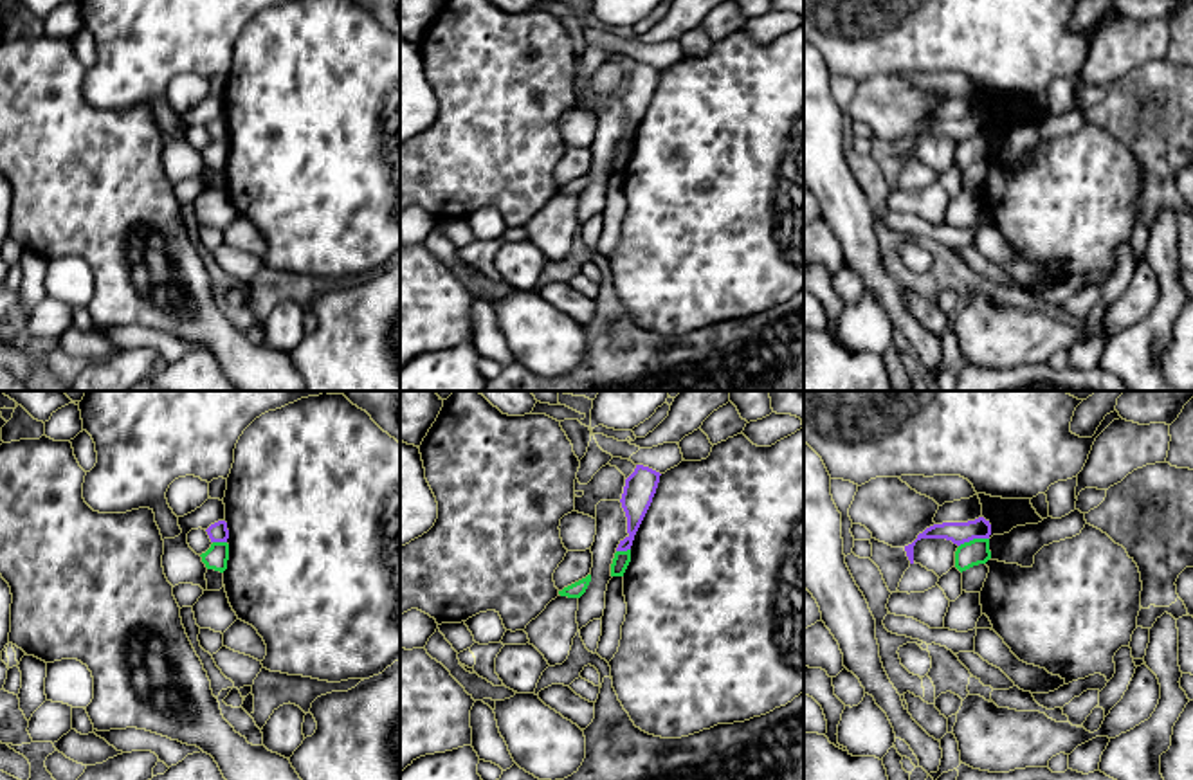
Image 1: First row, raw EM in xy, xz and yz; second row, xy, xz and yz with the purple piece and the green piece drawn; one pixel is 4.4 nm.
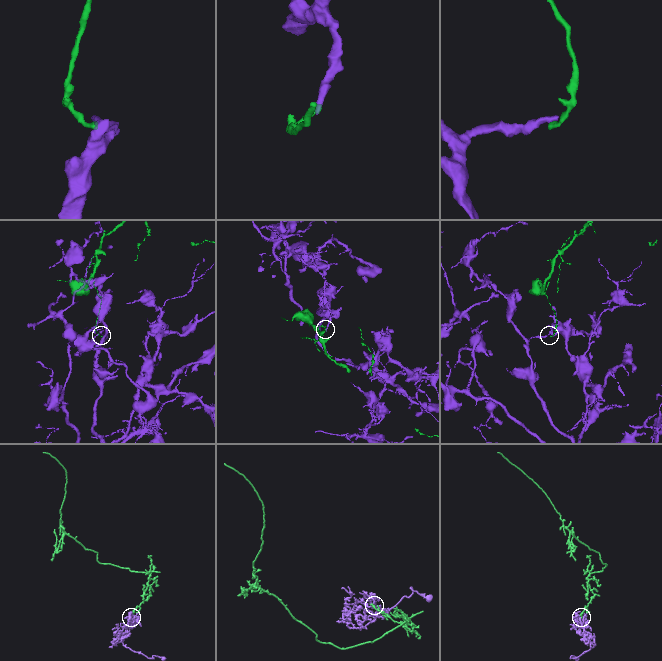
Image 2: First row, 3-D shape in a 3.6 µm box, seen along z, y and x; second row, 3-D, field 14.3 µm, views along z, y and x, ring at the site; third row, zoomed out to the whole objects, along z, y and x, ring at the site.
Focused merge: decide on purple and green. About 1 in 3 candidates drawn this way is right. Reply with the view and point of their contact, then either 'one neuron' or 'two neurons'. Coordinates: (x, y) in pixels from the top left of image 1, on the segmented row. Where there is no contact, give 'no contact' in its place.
yz (974, 537) | two neurons

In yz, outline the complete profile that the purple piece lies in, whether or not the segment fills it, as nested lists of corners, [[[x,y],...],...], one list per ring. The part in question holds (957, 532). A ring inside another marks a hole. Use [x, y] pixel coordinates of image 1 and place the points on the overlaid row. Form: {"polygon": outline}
{"polygon": [[[984,517],[968,522],[943,522],[933,524],[926,528],[923,533],[919,533],[912,544],[905,546],[905,551],[910,564],[914,564],[914,546],[921,539],[946,539],[961,546],[973,539],[989,539],[989,535],[991,535],[991,524]]]}

